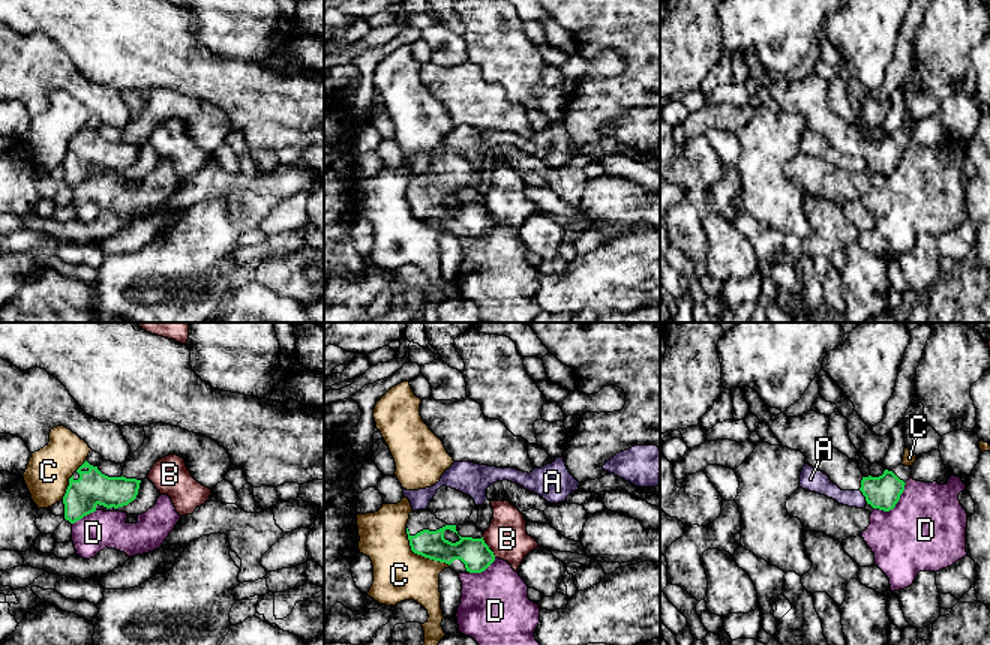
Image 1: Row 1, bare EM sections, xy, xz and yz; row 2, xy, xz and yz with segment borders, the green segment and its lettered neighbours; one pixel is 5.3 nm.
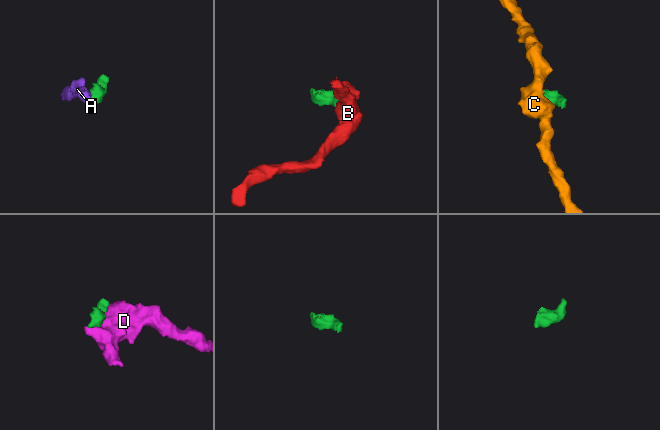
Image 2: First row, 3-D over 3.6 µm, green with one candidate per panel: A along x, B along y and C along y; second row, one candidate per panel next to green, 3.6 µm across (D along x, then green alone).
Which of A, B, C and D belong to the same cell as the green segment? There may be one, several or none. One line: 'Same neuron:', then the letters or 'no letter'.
Same neuron: no letter

